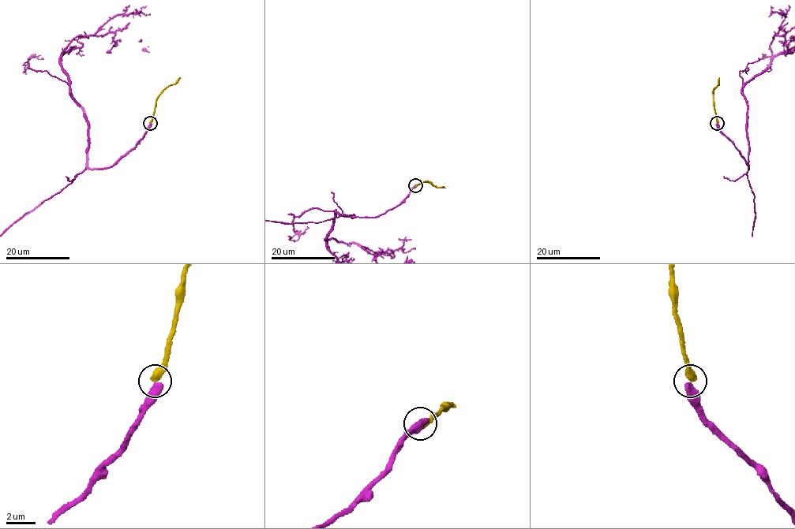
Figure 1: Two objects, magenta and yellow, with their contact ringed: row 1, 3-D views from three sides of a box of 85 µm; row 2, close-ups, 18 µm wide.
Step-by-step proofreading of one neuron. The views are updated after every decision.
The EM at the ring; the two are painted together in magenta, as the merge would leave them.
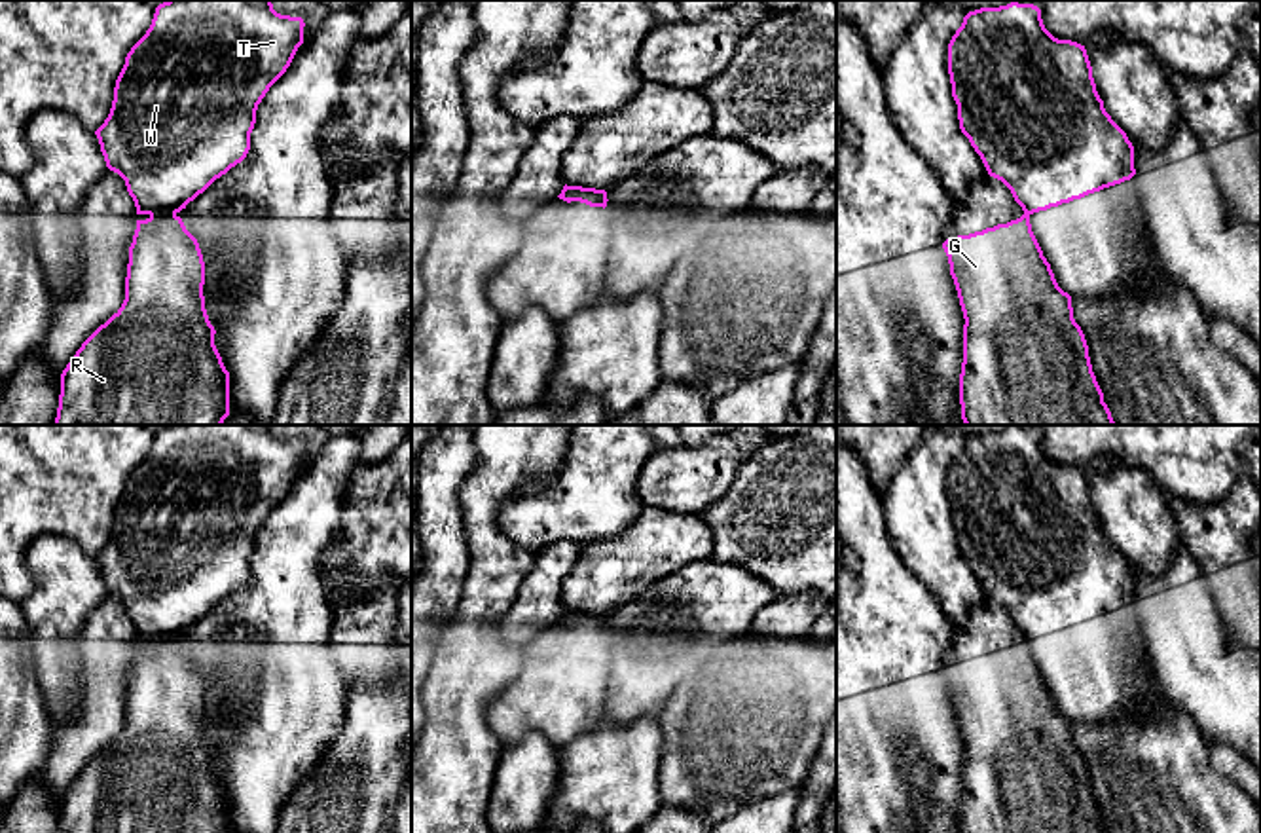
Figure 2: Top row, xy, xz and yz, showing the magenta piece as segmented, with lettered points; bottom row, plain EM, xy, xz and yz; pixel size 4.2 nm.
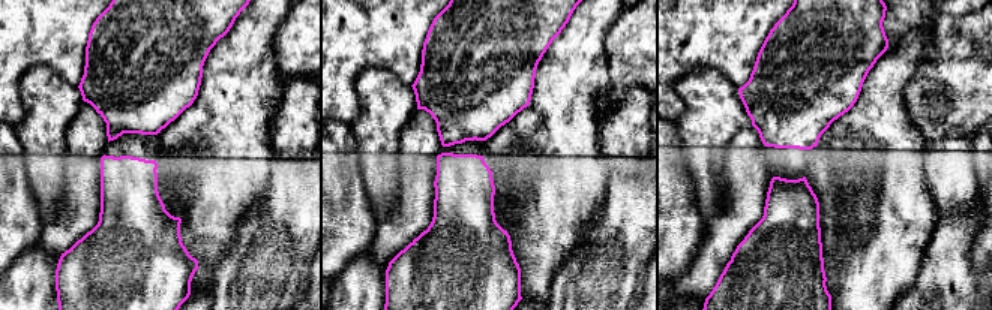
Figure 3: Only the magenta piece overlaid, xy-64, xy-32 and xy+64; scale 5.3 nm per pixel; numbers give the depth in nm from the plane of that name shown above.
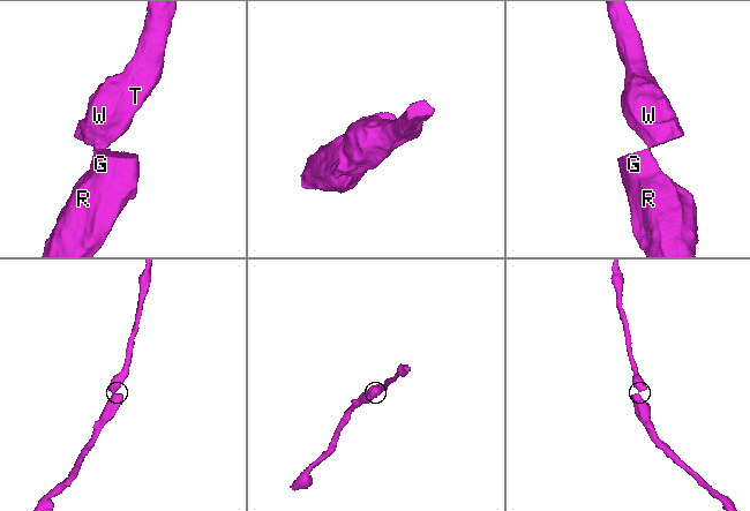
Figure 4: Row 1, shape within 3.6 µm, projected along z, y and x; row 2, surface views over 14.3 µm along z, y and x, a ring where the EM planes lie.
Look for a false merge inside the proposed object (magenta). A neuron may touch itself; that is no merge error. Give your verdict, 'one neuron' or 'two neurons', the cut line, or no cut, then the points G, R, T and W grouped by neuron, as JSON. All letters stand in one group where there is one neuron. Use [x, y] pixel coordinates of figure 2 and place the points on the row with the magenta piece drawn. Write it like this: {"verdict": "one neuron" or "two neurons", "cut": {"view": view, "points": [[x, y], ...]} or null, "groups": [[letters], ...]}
{"verdict": "two neurons", "cut": {"view": "xy", "points": [[175, 213], [150, 217]]}, "groups": [["G", "R"], ["T", "W"]]}

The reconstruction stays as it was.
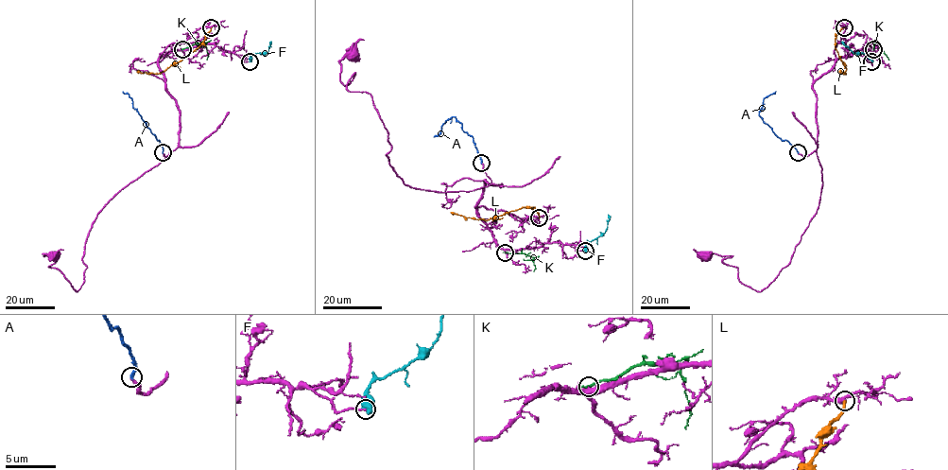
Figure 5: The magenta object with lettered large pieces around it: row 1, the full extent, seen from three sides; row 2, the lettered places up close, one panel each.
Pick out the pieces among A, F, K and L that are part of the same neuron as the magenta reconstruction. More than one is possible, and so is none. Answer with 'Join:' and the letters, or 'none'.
Join: A

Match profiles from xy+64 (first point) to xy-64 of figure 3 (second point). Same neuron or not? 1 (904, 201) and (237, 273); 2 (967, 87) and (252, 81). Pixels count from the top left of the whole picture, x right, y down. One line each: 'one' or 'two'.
1: two
2: two

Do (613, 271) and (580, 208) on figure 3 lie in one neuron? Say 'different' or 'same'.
different

